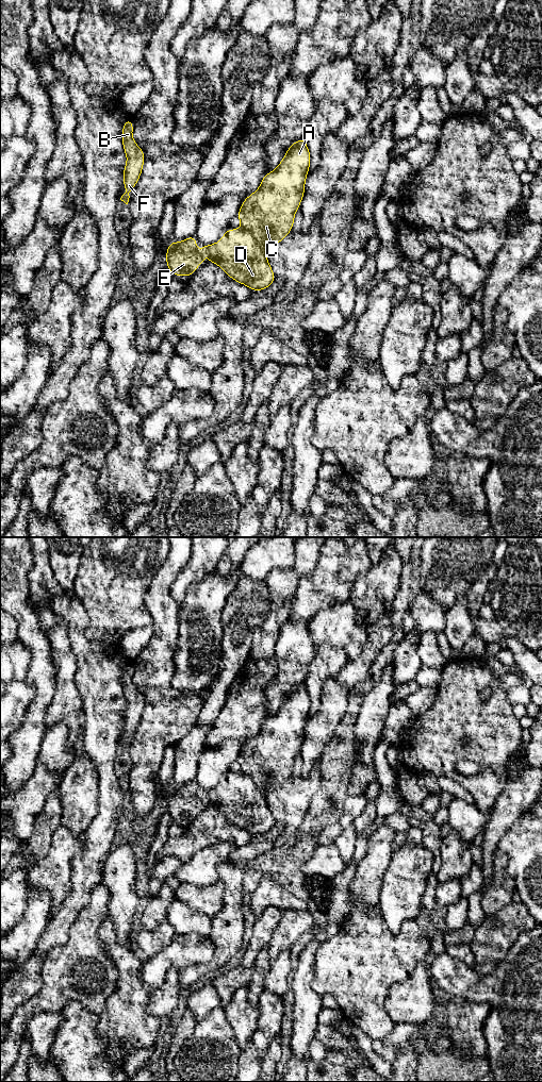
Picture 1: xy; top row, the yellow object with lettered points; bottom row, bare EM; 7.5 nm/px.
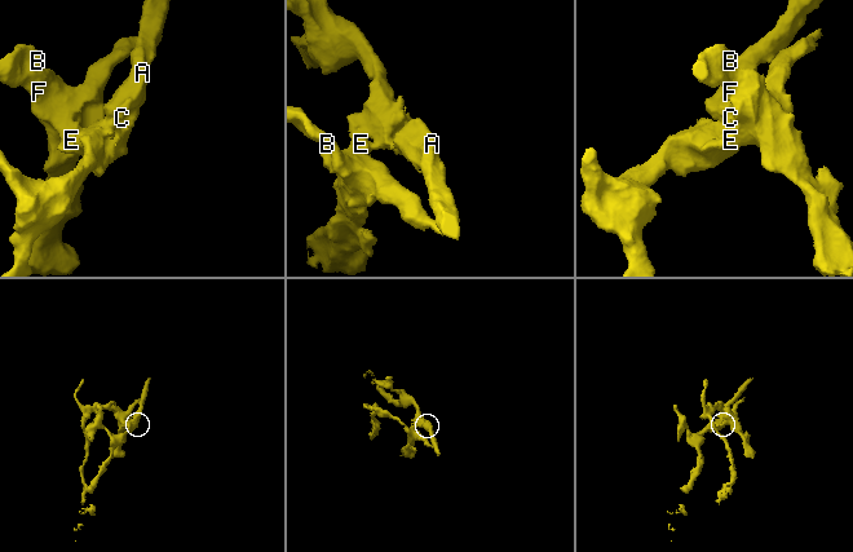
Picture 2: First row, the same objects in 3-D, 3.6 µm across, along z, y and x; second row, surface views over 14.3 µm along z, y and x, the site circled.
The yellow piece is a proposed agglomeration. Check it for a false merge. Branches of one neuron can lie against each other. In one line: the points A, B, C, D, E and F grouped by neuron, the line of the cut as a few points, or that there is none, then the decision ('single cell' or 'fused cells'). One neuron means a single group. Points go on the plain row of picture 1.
A C / B D E F | xy (242, 772), (264, 795) | fused cells

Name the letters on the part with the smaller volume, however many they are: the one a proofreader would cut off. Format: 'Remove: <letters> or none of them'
Remove: A, C

